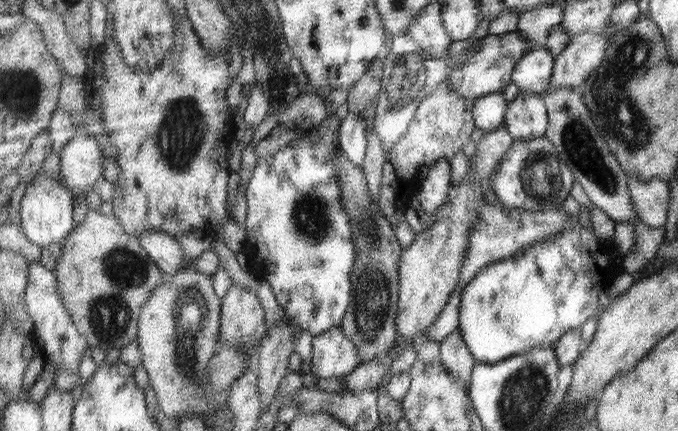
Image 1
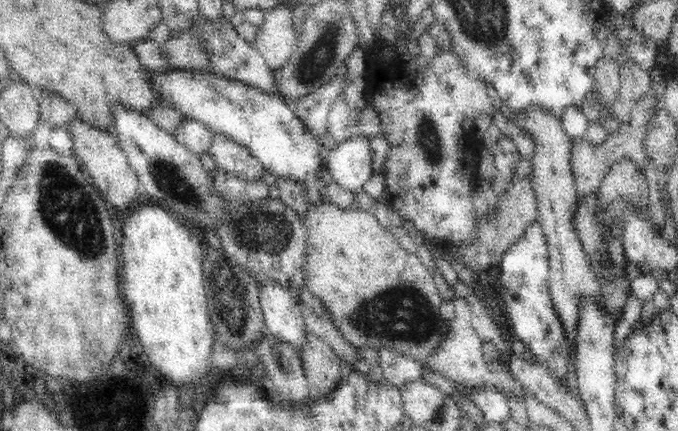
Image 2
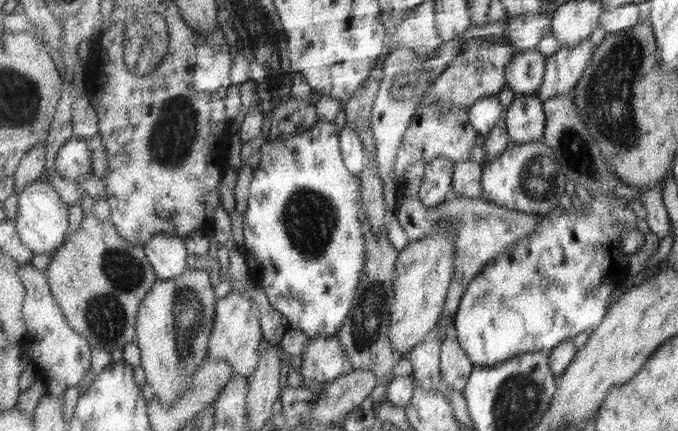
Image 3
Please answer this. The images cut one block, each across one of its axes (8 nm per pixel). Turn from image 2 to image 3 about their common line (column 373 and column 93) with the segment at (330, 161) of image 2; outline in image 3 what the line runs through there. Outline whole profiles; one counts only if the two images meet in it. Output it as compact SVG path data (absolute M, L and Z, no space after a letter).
M73 135L57 152L56 171L68 183L87 180L94 175L93 153L89 146L89 139Z

